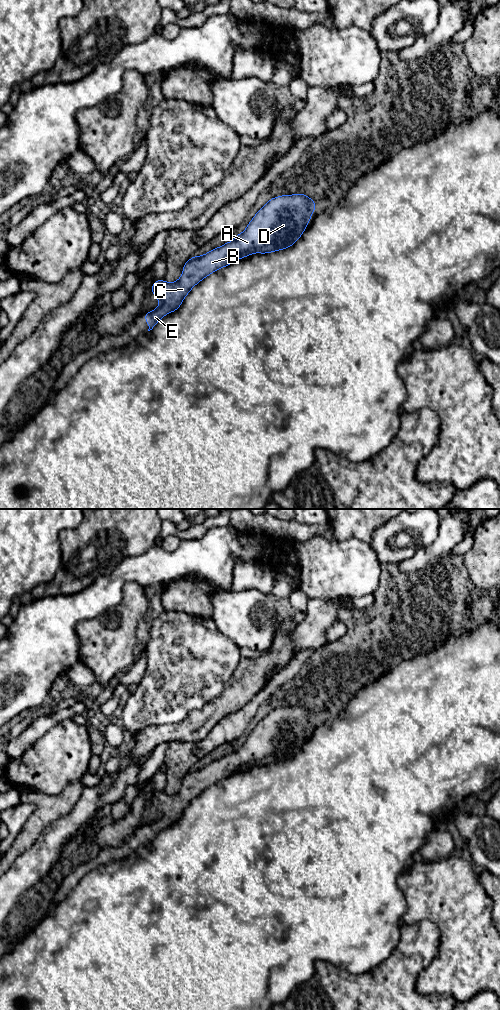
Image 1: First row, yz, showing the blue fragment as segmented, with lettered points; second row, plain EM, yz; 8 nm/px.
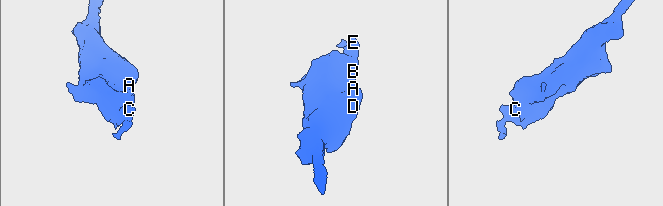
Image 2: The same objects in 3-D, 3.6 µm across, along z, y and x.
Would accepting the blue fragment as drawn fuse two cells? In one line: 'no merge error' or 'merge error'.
no merge error

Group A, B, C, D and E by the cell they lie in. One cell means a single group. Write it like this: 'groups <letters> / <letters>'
groups A B C D E

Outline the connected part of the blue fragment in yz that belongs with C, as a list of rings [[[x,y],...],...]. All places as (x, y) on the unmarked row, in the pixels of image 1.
[[[305,706],[282,707],[272,710],[255,726],[246,741],[236,747],[231,754],[202,768],[190,770],[183,778],[182,787],[177,793],[169,795],[164,792],[156,792],[151,801],[160,816],[155,822],[145,824],[145,832],[150,838],[148,843],[152,842],[165,827],[176,823],[191,801],[211,785],[251,766],[271,765],[291,759],[305,743],[316,718],[314,713]]]

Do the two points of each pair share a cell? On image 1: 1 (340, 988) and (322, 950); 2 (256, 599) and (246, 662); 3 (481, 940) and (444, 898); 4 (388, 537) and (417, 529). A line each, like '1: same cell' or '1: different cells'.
1: different cells
2: different cells
3: same cell
4: same cell

